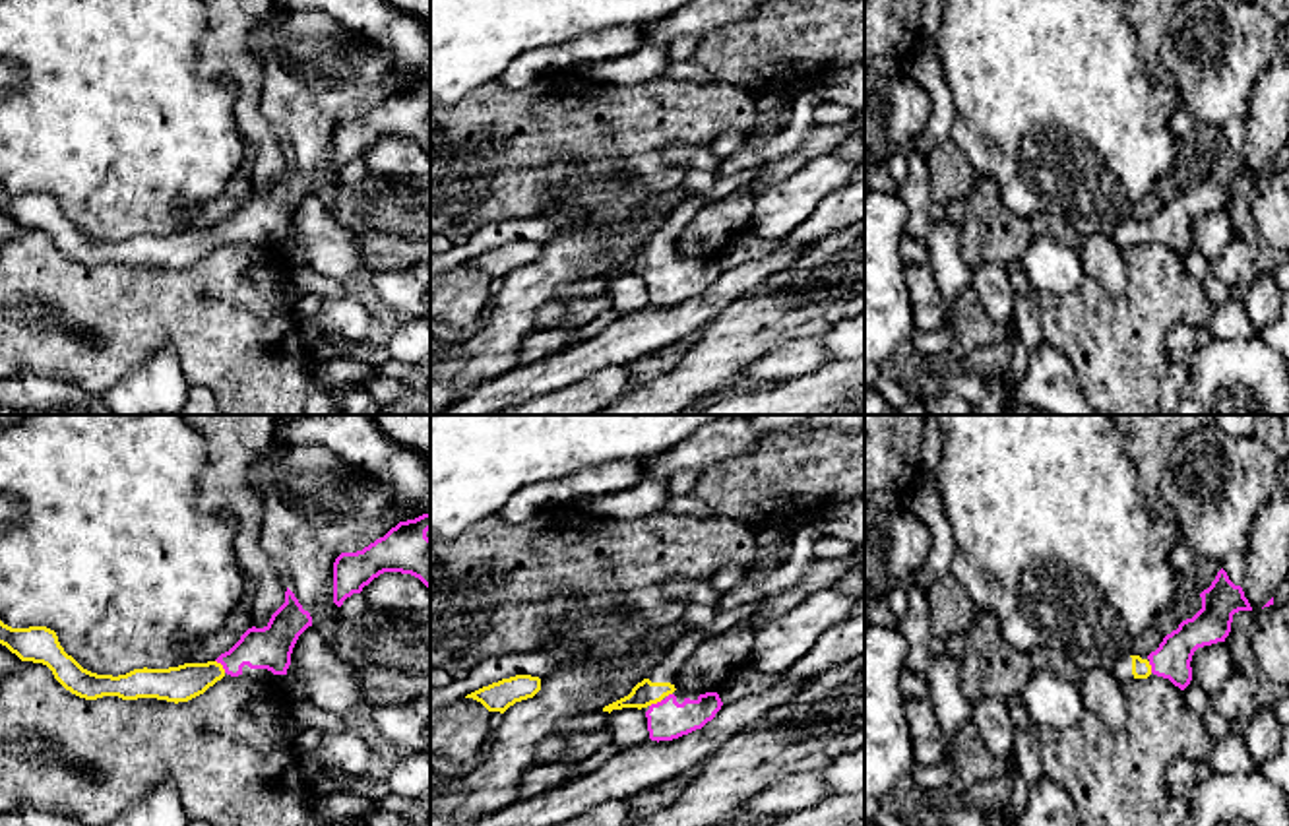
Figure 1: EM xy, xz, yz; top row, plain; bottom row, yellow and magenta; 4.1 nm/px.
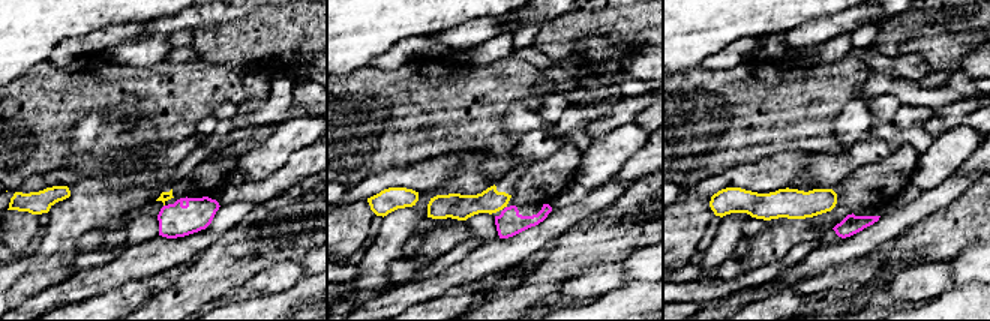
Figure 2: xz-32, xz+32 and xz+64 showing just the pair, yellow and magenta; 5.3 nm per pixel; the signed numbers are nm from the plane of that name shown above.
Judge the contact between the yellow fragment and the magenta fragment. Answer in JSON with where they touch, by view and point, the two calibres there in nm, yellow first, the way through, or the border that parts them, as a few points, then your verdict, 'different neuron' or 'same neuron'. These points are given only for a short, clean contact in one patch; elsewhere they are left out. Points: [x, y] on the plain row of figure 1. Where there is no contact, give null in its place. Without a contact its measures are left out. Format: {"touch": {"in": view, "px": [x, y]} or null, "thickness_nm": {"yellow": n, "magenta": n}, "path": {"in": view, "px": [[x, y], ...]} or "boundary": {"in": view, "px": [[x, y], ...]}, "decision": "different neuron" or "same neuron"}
{"touch": {"in": "xy", "px": [221, 231]}, "thickness_nm": {"yellow": 150, "magenta": 180}, "path": {"in": "xy", "px": [[183, 249], [221, 231], [243, 218], [270, 214]]}, "decision": "same neuron"}

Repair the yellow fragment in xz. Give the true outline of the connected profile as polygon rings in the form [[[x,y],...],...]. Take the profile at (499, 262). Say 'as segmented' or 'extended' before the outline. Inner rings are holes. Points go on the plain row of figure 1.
as segmented; [[[516,240],[483,252],[465,264],[481,268],[488,277],[504,279],[516,268],[533,264],[541,256],[541,244],[531,240]]]

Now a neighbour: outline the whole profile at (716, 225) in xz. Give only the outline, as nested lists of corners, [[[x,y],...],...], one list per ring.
[[[744,190],[706,204],[682,229],[675,254],[682,260],[719,258],[739,237],[750,229],[754,198]]]

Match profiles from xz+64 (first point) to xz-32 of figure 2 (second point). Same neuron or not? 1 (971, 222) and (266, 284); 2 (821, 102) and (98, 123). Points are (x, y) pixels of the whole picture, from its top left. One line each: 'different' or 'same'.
1: different
2: different

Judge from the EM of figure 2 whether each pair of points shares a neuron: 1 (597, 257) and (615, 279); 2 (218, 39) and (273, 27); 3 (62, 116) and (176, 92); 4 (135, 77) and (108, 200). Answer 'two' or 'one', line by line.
1: two
2: one
3: one
4: two

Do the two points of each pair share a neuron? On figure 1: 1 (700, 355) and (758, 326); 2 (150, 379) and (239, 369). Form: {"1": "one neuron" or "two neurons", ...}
{"1": "one neuron", "2": "two neurons"}

